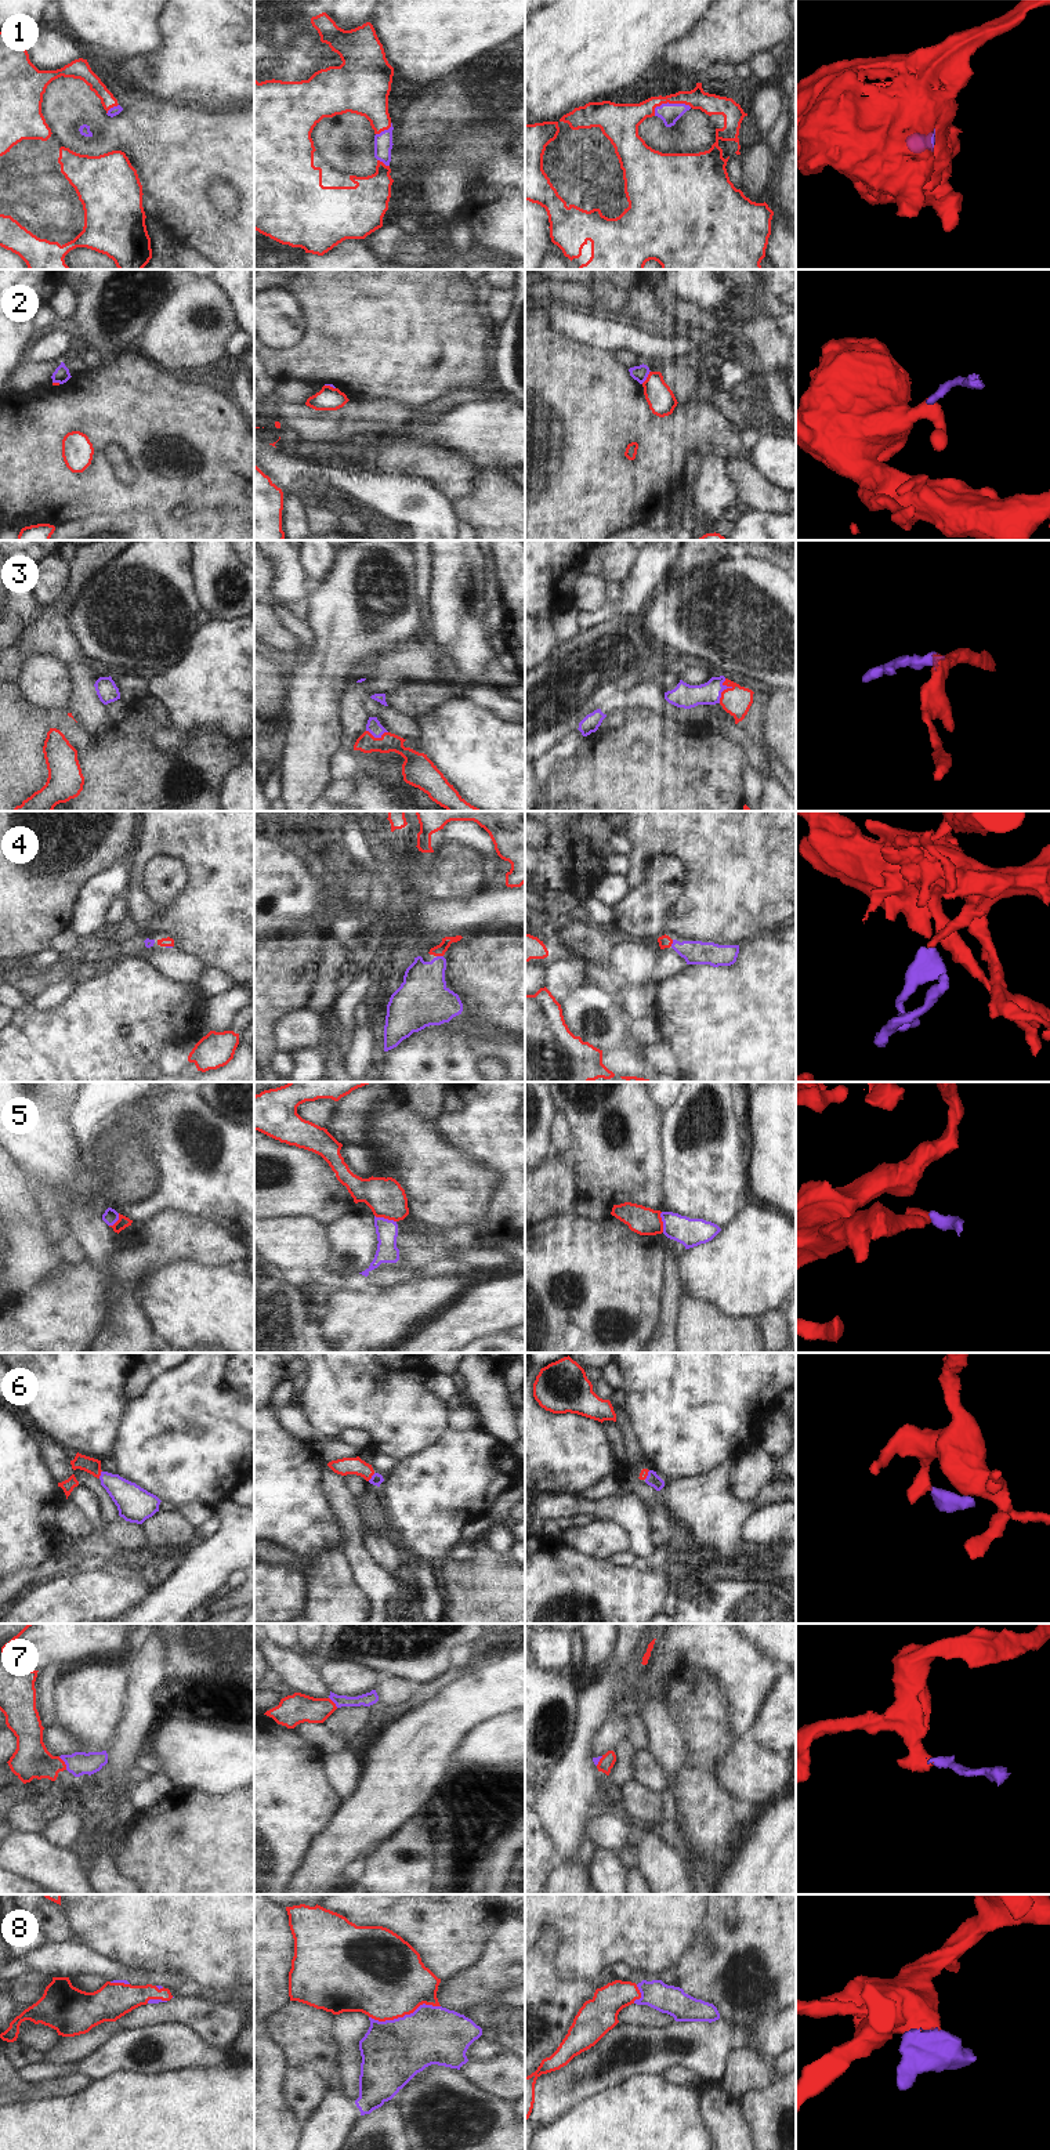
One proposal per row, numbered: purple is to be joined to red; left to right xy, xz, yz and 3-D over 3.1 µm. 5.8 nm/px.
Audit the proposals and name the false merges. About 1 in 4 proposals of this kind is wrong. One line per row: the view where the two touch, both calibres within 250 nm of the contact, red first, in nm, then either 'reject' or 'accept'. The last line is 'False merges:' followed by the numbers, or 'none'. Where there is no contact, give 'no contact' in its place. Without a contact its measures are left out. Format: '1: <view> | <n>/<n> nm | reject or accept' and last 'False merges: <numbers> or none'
1: yz | 160/110 nm | accept
2: yz | 160/90 nm | reject
3: yz | 170/140 nm | accept
4: xz | 70/280 nm | accept
5: xz | 220/130 nm | reject
6: xz | 100/70 nm | accept
7: xy | 220/140 nm | accept
8: xz | 480/380 nm | accept
False merges: 2, 5

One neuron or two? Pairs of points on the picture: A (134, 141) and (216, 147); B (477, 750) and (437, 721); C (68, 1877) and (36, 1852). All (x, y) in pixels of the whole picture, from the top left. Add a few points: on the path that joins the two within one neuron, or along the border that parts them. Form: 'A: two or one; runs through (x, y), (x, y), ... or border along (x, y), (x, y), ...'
A: one; runs through (155, 141), (163, 141), (172, 147), (195, 147)
B: one; runs through (467, 744), (446, 731)
C: one; runs through (60, 1871), (44, 1860)

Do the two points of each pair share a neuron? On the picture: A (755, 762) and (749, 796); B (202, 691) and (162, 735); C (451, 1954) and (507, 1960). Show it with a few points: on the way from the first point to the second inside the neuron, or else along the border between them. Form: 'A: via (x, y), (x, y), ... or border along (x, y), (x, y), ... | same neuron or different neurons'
A: border along (750, 766), (761, 777) | different neurons
B: via (192, 702), (173, 727) | same neuron
C: border along (496, 1929), (481, 1955), (470, 1966), (453, 1976) | different neurons

